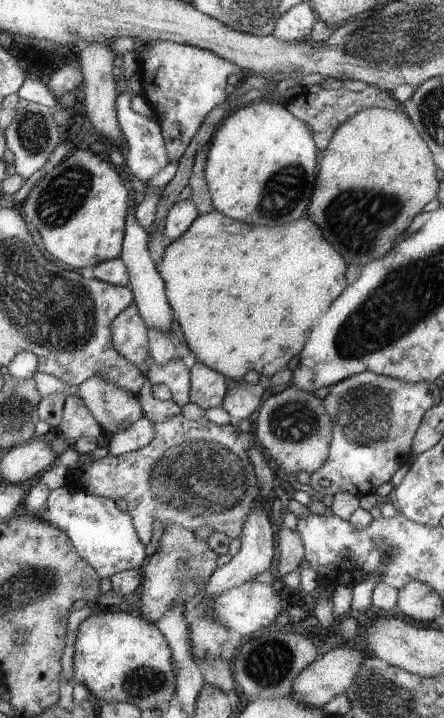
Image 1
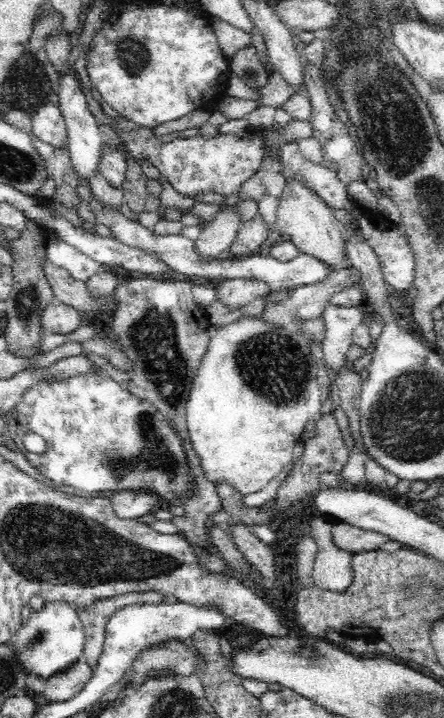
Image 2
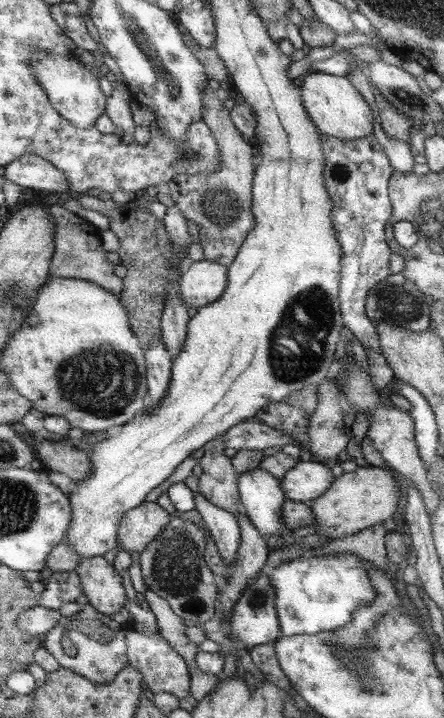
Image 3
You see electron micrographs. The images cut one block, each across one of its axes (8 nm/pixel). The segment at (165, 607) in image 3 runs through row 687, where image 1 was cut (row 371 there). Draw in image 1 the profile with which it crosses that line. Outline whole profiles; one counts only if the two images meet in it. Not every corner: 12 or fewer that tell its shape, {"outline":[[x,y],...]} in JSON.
{"outline":[[203,366],[189,370],[189,402],[223,406],[225,378]]}

